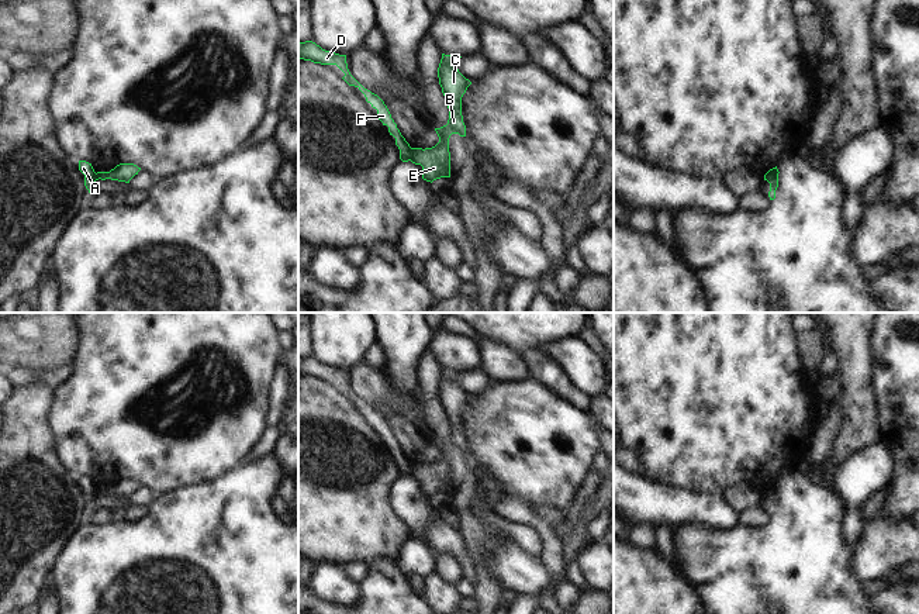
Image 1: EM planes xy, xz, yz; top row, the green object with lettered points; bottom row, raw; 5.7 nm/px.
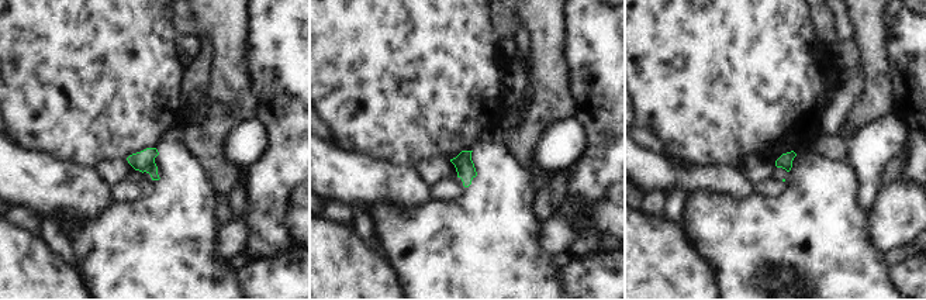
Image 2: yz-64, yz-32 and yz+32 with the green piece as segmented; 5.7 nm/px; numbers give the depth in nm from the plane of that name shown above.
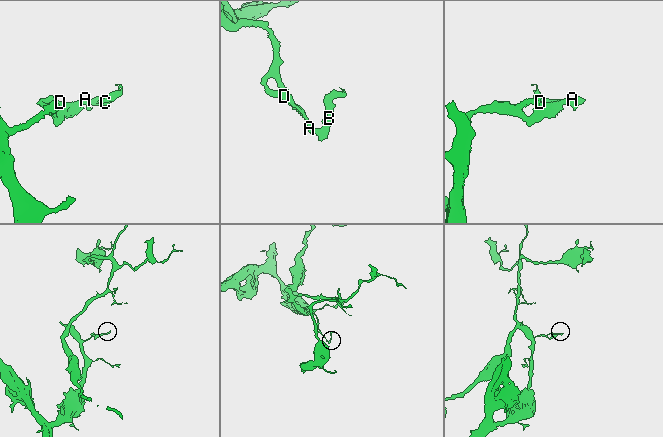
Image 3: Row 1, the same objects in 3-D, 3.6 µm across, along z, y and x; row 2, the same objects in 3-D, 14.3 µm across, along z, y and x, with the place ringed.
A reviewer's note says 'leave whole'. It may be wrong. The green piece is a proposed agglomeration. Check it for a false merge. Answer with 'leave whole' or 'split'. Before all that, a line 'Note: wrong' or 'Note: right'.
Note: wrong
split

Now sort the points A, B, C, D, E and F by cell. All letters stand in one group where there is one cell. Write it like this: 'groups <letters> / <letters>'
groups A D F / B C E

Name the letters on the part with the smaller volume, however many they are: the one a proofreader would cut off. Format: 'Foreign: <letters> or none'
Foreign: B, C, E

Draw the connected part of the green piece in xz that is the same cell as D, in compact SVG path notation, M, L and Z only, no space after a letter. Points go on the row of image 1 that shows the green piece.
M298 41L298 59L311 61L314 63L321 65L336 65L345 76L342 77L349 86L357 87L366 97L366 101L372 104L373 108L377 110L377 120L383 123L383 125L388 127L390 135L395 138L395 145L400 149L400 159L403 162L411 161L411 146L401 135L397 124L391 118L391 114L384 104L384 101L370 90L365 89L349 72L346 63L346 55L339 55L331 51L322 49L312 41L300 42Z

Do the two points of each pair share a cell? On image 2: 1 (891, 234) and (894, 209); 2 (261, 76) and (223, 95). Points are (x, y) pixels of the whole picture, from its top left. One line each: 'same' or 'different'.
1: same
2: different

